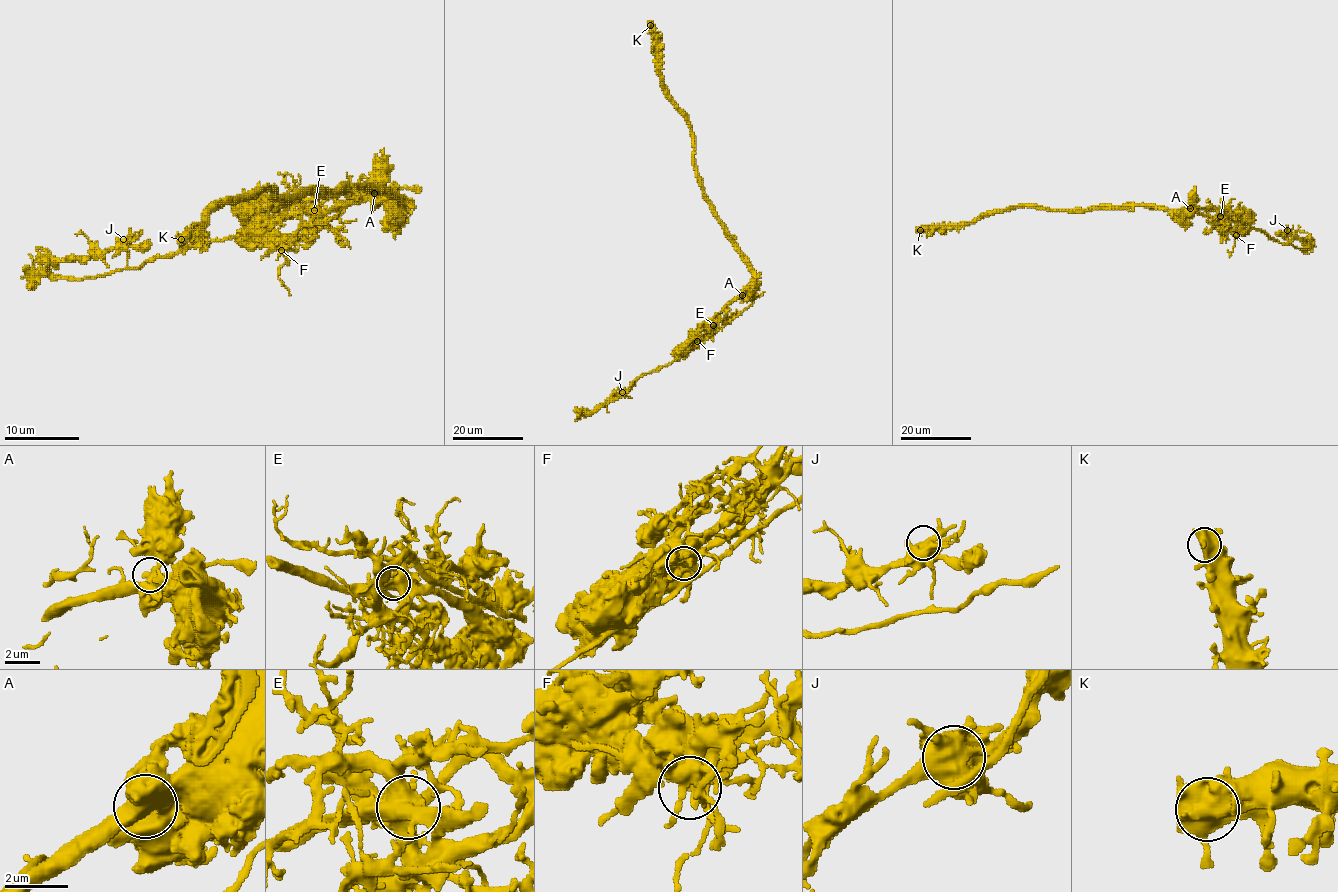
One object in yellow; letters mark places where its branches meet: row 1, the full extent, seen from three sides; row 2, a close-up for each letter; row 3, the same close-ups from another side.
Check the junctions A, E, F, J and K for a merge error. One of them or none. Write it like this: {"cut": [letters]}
{"cut": ["E"]}

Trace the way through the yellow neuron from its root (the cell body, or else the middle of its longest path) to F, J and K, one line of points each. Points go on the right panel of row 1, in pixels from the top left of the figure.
F: (1171, 210), (1196, 210), (1215, 218), (1236, 235)
J: (1171, 210), (1244, 219), (1280, 243), (1299, 248), (1309, 246), (1307, 241), (1294, 238), (1287, 230)
K: (1171, 210), (1147, 206), (1096, 206), (1086, 210), (1009, 206), (969, 222), (931, 225), (920, 230)

